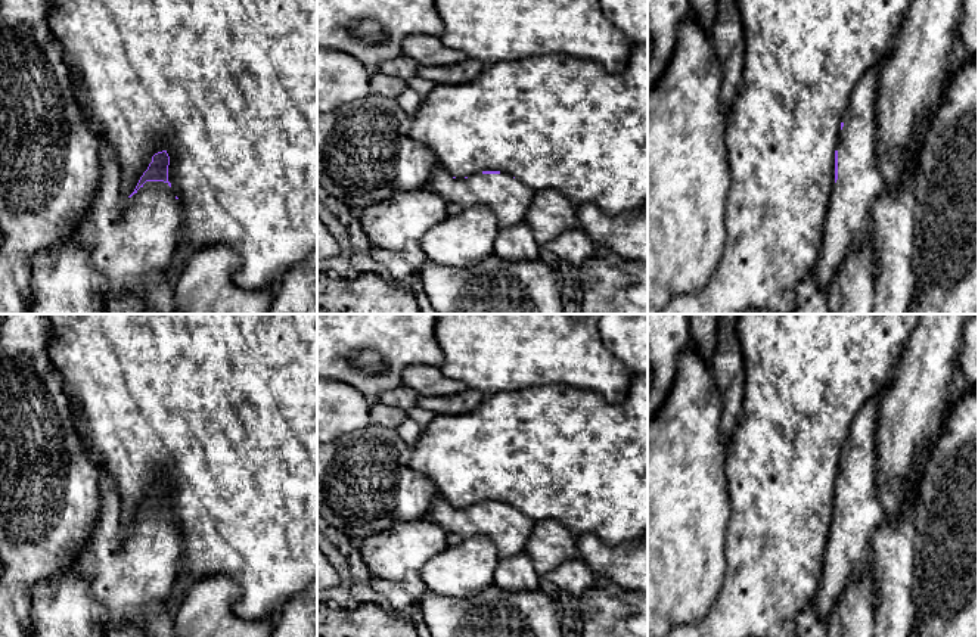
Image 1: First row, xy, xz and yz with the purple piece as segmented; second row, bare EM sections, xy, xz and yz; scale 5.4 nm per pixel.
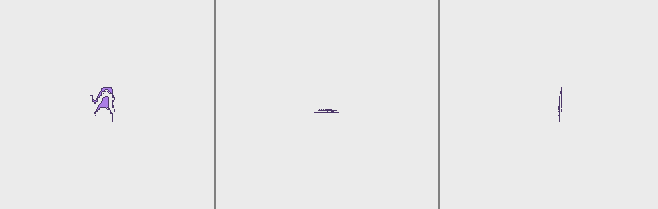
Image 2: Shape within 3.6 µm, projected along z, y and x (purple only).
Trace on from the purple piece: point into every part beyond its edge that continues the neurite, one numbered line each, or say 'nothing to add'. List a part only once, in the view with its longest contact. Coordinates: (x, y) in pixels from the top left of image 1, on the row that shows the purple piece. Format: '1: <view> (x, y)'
1: xy (126, 238)

